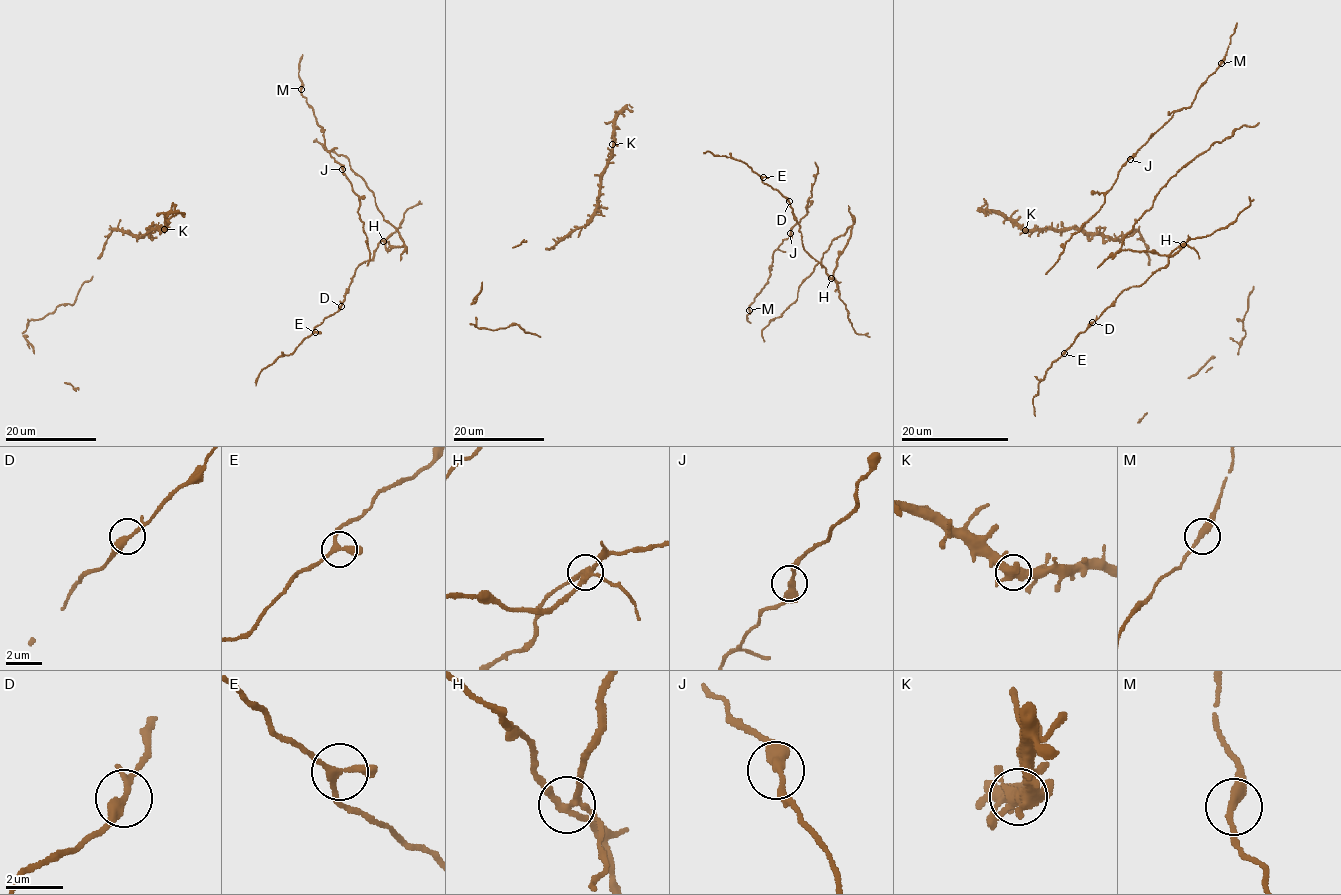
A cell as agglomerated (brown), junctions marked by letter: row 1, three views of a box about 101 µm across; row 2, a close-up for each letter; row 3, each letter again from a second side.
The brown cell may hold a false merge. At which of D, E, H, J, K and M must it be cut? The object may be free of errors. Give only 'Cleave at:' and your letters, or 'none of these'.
Cleave at: H

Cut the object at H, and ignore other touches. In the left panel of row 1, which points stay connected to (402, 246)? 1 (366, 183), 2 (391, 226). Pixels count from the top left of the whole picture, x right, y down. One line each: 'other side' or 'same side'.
1: same side
2: same side

